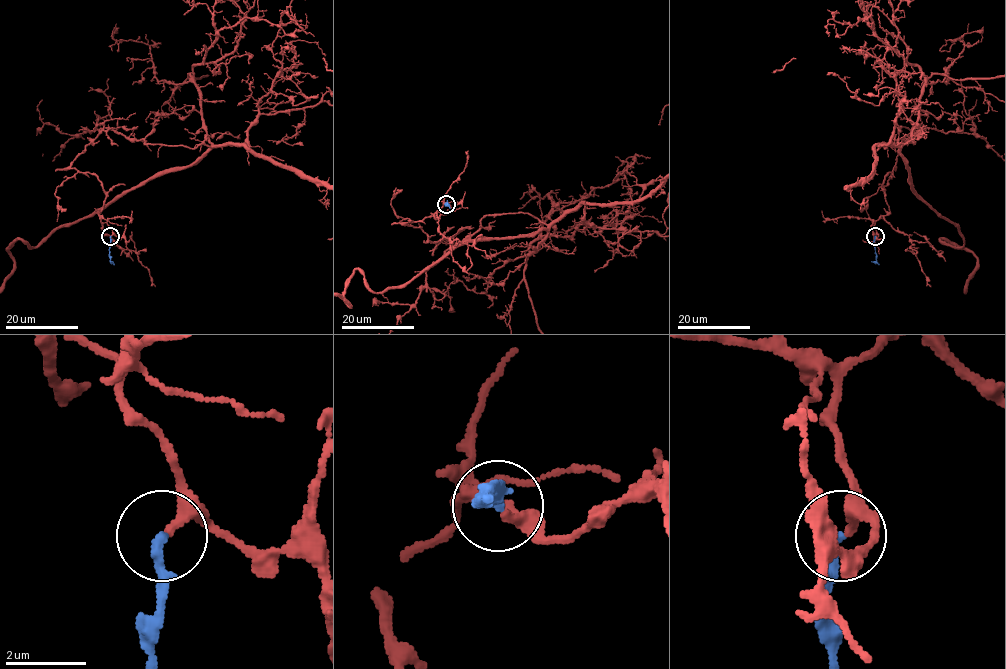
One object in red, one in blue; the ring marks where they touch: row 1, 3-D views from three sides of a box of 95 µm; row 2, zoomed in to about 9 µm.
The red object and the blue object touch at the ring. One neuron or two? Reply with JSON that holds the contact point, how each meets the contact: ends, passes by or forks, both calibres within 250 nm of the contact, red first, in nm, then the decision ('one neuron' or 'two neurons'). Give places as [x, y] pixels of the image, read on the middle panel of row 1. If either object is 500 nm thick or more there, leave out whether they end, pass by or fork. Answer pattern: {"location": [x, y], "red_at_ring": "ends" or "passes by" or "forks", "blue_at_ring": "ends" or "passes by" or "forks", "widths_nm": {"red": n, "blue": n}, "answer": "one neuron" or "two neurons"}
{"location": [446, 204], "red_at_ring": "passes by", "blue_at_ring": "ends", "widths_nm": {"red": 190, "blue": 280}, "answer": "one neuron"}

